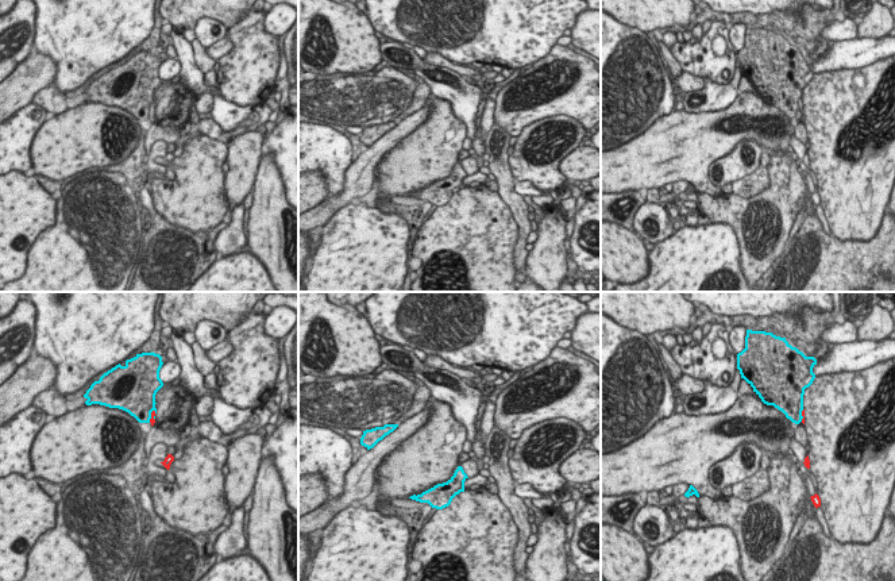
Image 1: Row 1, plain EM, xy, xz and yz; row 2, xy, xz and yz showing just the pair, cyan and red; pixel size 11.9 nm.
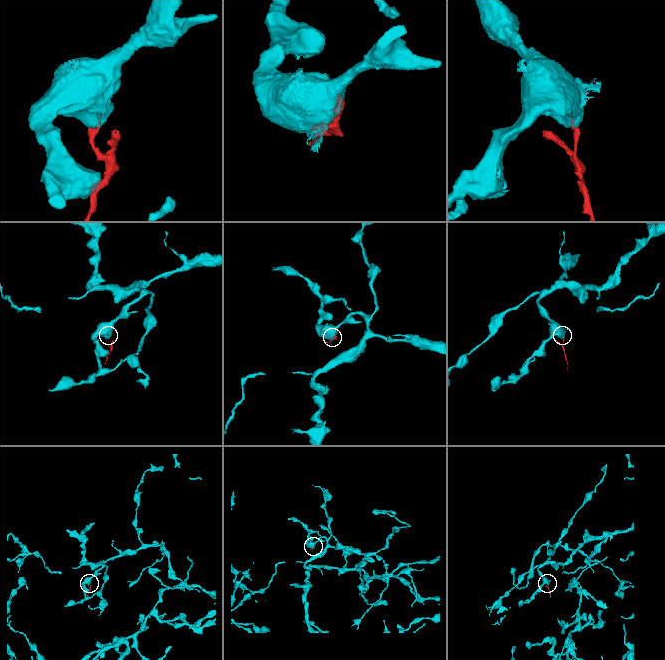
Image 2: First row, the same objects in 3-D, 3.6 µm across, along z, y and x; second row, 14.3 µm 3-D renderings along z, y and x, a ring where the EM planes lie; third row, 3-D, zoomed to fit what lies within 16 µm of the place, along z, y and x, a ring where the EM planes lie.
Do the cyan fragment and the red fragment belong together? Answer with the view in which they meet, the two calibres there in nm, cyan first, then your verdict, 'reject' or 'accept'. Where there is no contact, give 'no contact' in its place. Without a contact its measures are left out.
meets cyan in xy; 380 nm thick on the cyan side, 60 nm on the other; reject

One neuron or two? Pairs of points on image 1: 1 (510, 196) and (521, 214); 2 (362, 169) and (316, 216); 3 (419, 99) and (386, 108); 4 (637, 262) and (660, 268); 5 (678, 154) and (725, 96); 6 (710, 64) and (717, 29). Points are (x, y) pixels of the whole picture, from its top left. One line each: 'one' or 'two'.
1: one
2: one
3: two
4: two
5: two
6: one

